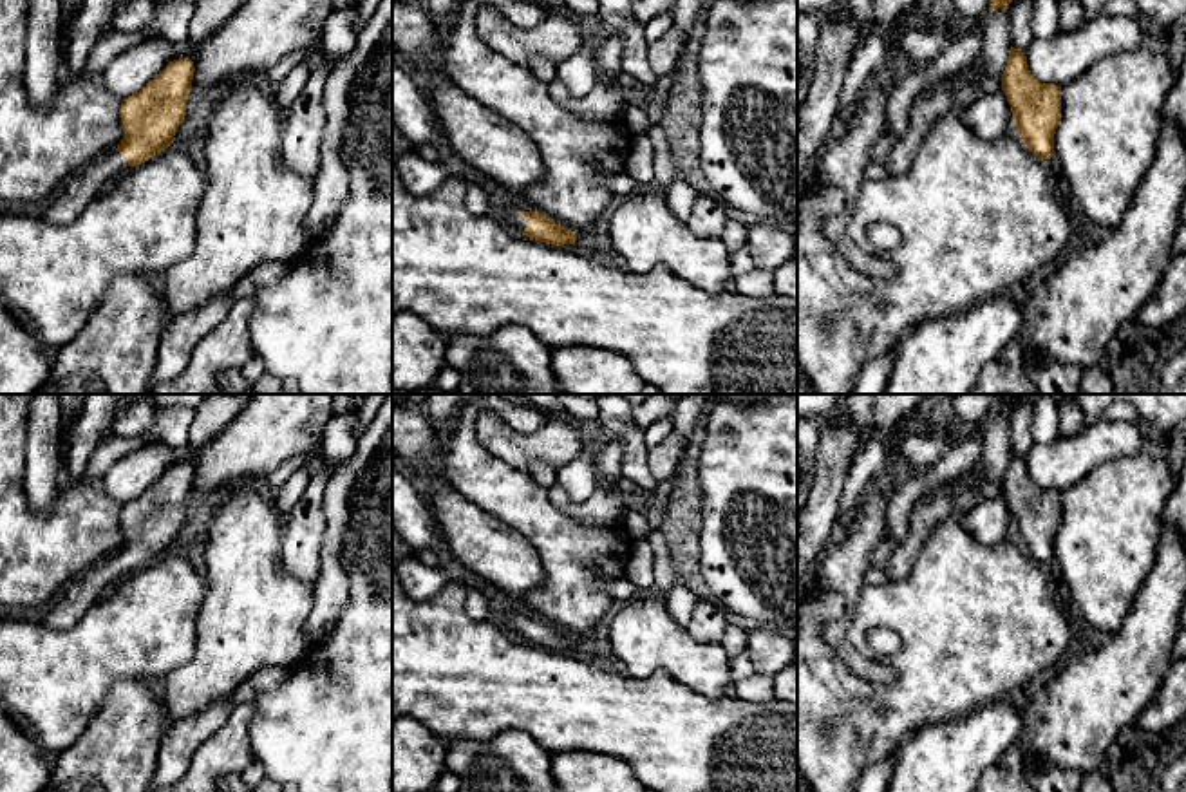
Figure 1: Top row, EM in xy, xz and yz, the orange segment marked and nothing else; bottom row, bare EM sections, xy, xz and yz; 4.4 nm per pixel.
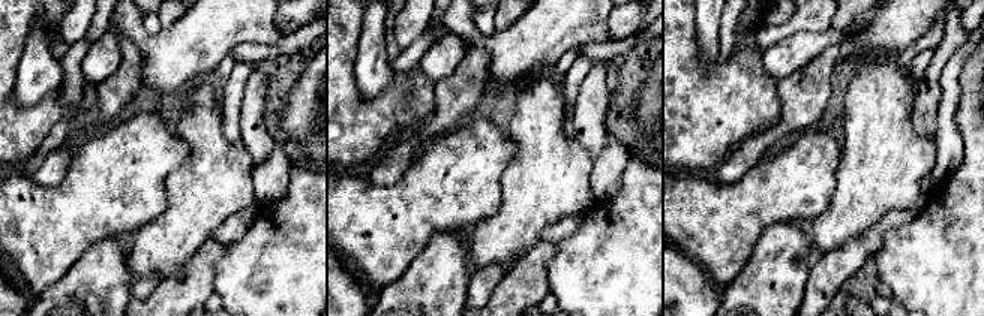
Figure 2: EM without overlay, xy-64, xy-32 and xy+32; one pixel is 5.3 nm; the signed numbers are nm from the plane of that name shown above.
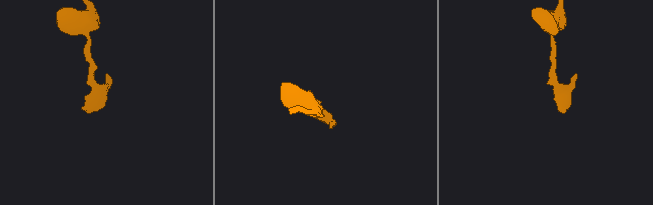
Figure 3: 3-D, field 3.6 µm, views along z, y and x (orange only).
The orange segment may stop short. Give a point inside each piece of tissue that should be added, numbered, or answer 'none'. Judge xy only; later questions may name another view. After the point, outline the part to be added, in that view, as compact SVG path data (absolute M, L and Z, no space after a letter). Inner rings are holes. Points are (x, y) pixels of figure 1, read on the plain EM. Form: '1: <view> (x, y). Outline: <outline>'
1: xy (69, 606). Outline: M118 555L90 566L54 597L45 609L43 624L58 631L74 627L127 571L127 564Z

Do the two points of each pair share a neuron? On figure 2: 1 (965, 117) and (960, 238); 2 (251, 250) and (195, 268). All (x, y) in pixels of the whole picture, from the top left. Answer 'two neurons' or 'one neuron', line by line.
1: one neuron
2: two neurons

